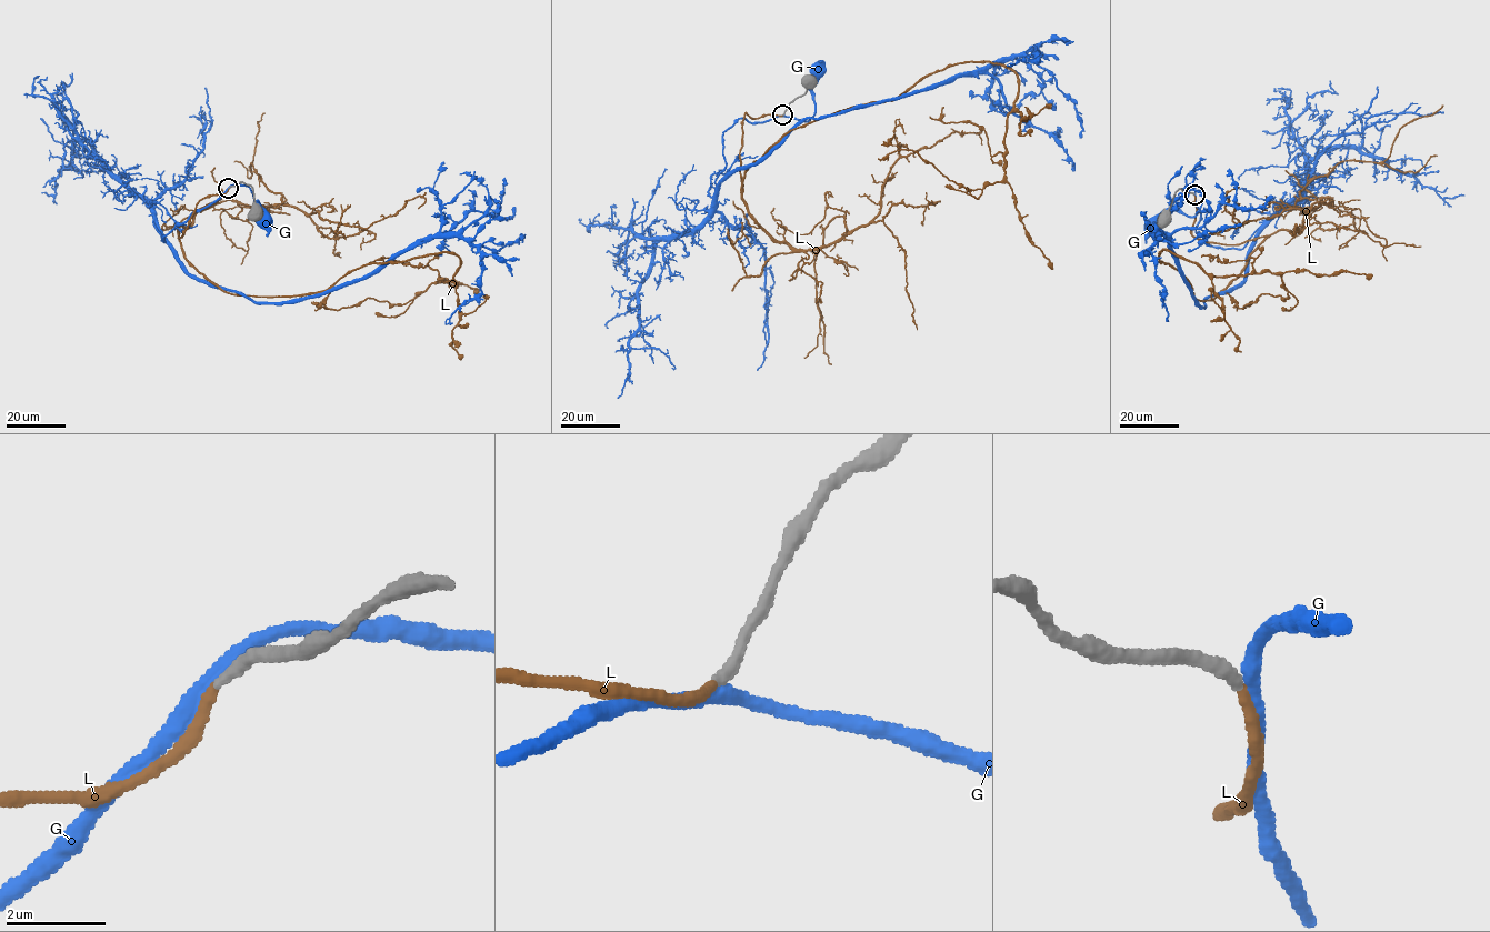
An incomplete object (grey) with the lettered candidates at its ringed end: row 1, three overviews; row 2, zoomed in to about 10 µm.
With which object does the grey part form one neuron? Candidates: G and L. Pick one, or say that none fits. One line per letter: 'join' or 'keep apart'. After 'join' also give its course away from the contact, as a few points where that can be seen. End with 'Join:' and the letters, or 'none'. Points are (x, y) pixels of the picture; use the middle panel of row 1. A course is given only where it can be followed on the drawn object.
G: keep apart
L: join; it runs (782, 114), (744, 113), (742, 190), (791, 130), (959, 63), (1013, 71), (1001, 181), (967, 189), (894, 133)
Join: L

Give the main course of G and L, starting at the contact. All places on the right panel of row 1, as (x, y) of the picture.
G: (1194, 193), (1200, 191), (1202, 199), (1193, 216), (1171, 209), (1151, 228)
L: (1194, 194), (1194, 237), (1268, 237), (1212, 299), (1160, 261), (1280, 274), (1288, 297), (1242, 309), (1226, 292)

